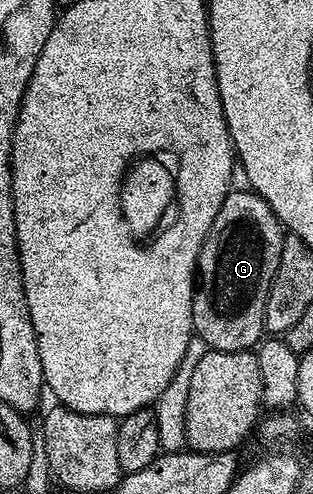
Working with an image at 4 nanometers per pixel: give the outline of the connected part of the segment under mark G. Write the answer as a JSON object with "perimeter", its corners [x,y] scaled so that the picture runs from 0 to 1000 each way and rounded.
{"perimeter":[[[732,387],[639,508],[633,573],[613,595],[613,662],[623,678],[642,680],[665,694],[668,706],[696,713],[786,713],[815,706],[834,694],[847,678],[843,630],[856,589],[882,561],[888,522],[901,522],[901,490],[911,476],[907,455],[821,389]]]}

